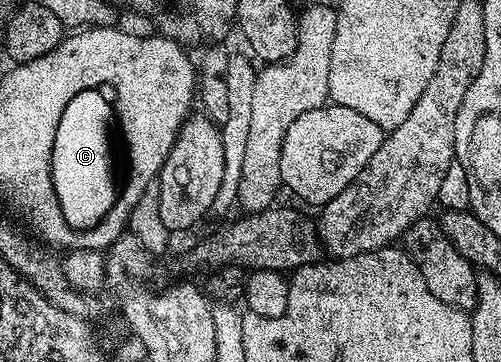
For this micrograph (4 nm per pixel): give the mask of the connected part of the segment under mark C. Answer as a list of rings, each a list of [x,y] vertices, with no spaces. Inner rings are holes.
[[[91,93],[81,94],[73,105],[66,109],[65,121],[61,121],[61,133],[57,134],[57,169],[61,169],[61,205],[56,212],[59,217],[65,220],[63,223],[64,231],[83,231],[93,233],[113,209],[117,209],[117,201],[125,197],[125,189],[129,189],[128,173],[131,167],[123,167],[127,163],[136,161],[134,152],[126,146],[121,150],[121,157],[109,149],[109,141],[113,141],[113,121],[109,121],[109,105],[105,101],[97,101],[97,95]]]

